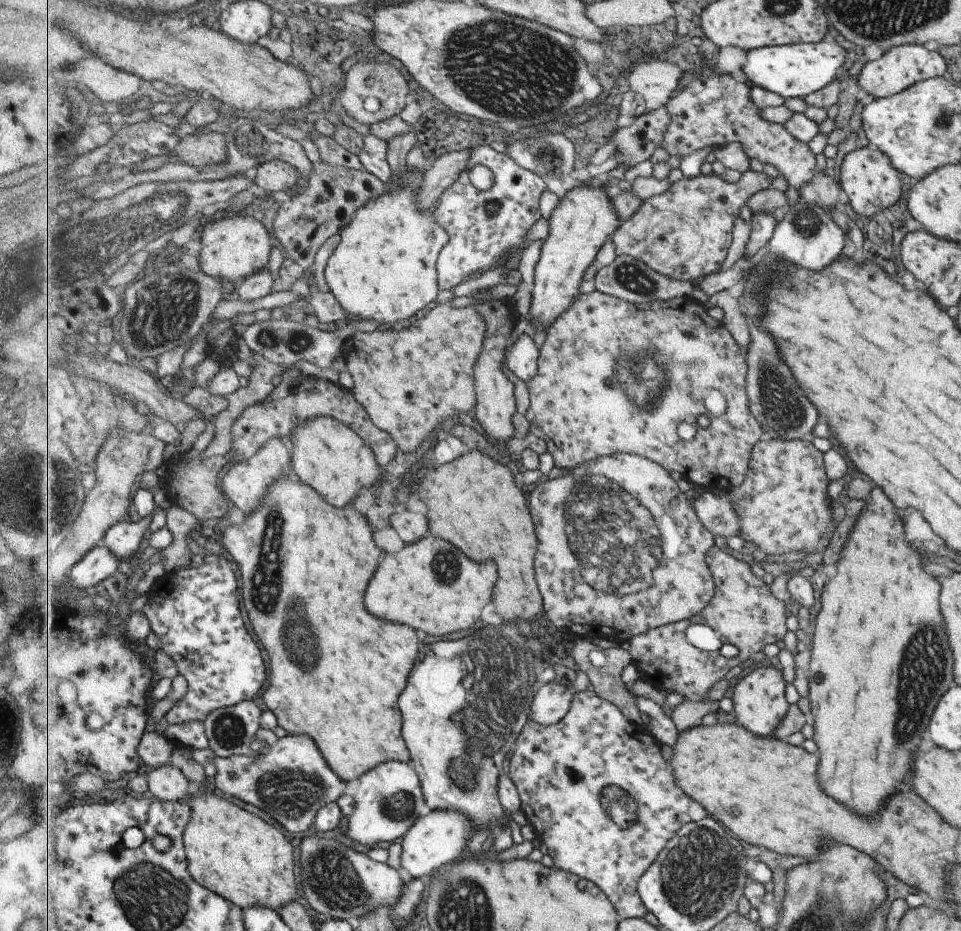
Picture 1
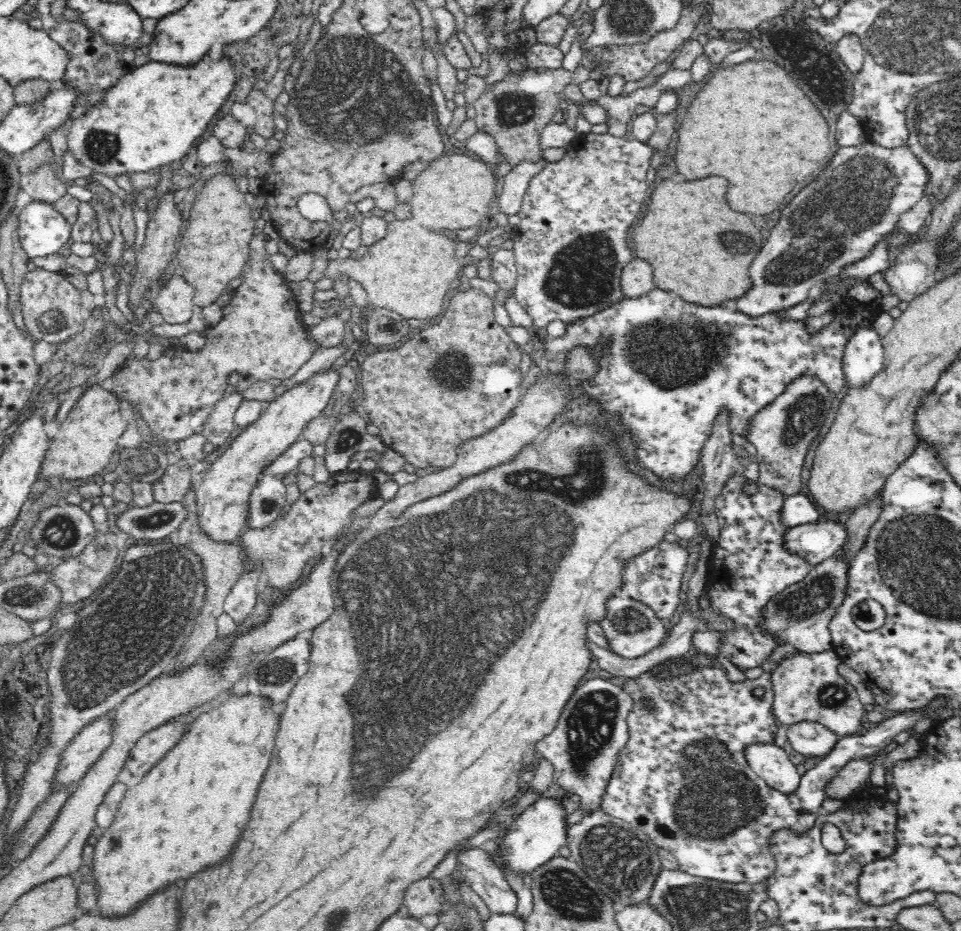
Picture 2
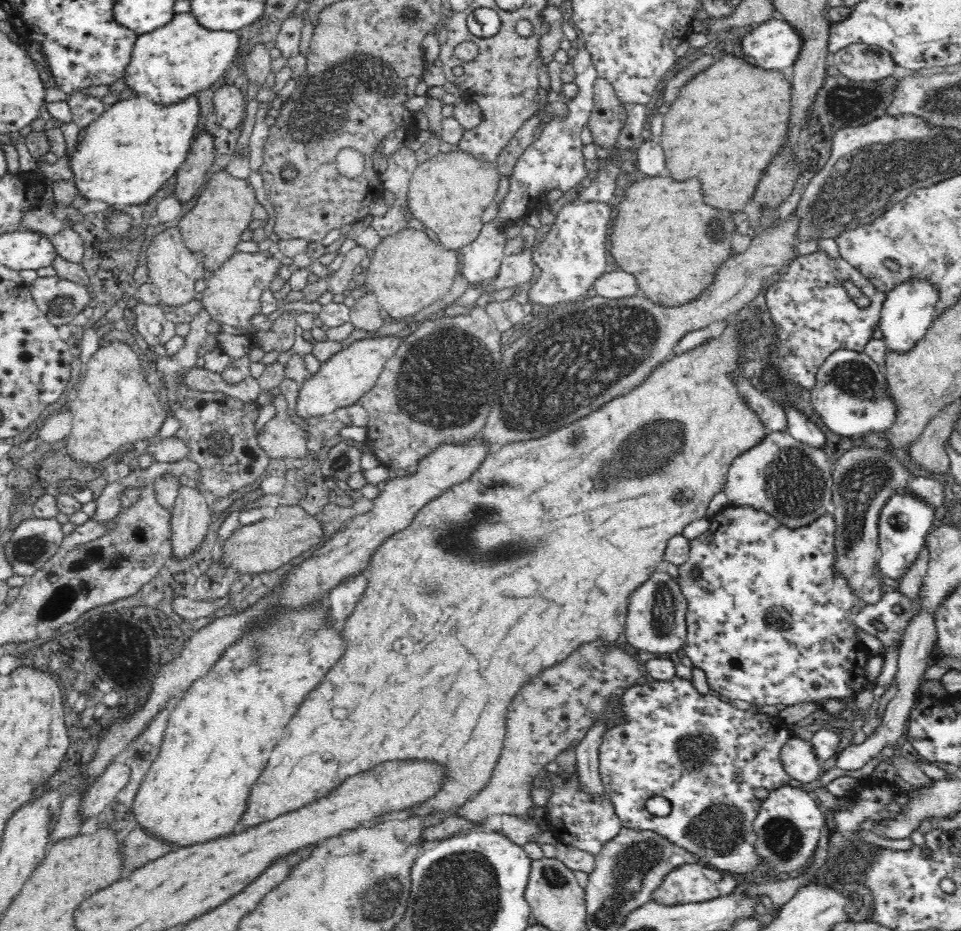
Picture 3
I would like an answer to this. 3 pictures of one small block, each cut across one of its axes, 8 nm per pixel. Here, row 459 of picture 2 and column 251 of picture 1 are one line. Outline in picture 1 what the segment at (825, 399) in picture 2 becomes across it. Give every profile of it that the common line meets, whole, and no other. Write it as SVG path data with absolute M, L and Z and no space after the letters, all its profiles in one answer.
M286 735L277 740L272 748L262 751L261 756L252 753L220 758L215 755L211 748L207 748L206 750L193 751L193 760L201 765L210 761L216 767L217 772L210 781L210 787L219 790L225 796L232 796L258 807L293 834L307 832L310 826L316 822L316 815L321 811L321 808L331 802L337 802L347 786L346 782L339 779L339 776L328 766L324 755L321 754L314 740L308 735Z

